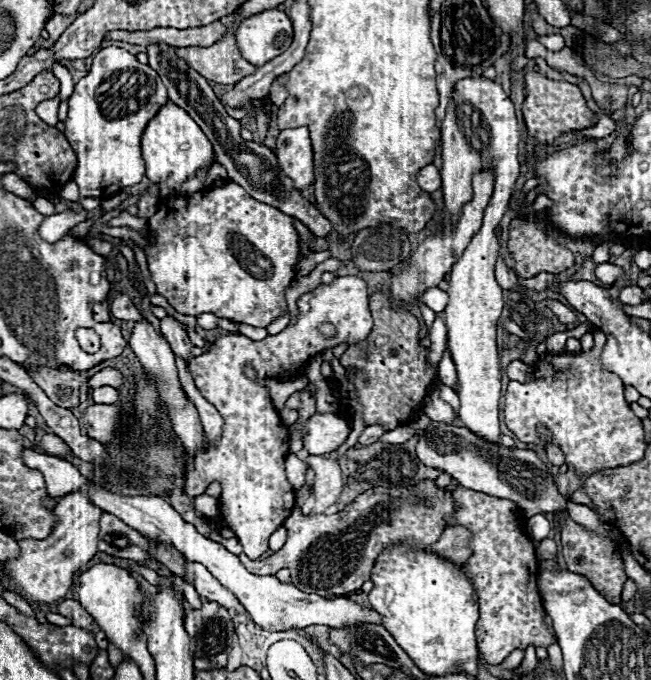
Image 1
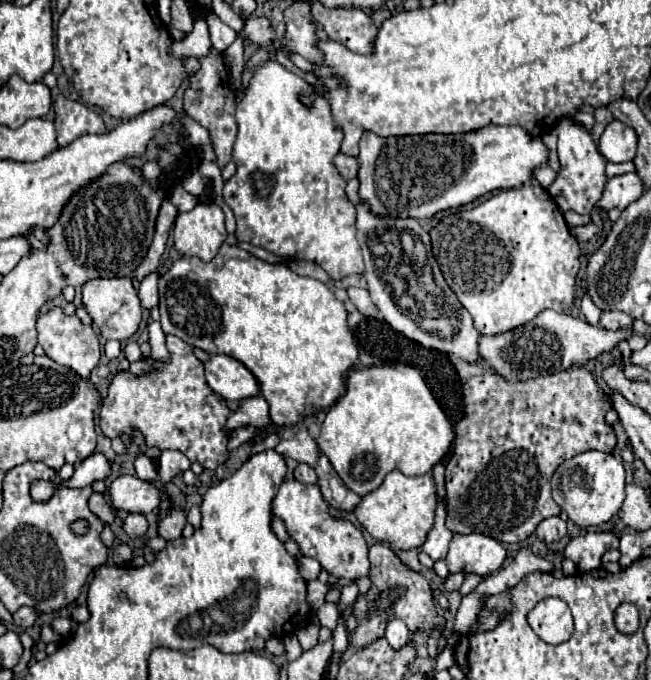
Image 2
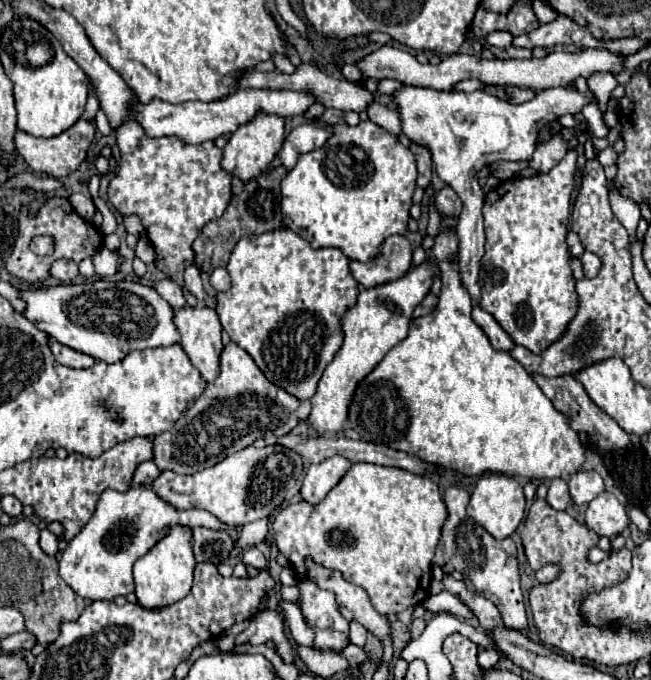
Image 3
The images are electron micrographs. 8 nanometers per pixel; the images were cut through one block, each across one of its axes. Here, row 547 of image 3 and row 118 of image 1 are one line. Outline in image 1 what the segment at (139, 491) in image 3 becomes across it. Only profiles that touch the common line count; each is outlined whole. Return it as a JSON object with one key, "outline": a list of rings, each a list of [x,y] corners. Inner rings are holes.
{"outline":[[[108,46],[94,56],[92,70],[76,84],[76,90],[68,100],[70,108],[64,122],[64,136],[78,154],[80,202],[84,198],[106,200],[144,178],[140,136],[166,102],[168,90],[158,72],[148,64],[140,64],[134,54]]]}

